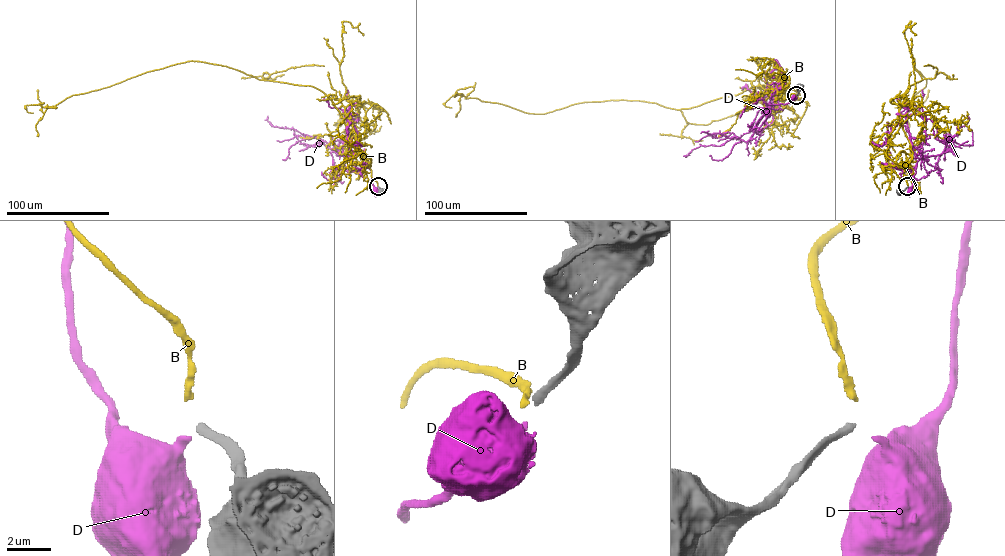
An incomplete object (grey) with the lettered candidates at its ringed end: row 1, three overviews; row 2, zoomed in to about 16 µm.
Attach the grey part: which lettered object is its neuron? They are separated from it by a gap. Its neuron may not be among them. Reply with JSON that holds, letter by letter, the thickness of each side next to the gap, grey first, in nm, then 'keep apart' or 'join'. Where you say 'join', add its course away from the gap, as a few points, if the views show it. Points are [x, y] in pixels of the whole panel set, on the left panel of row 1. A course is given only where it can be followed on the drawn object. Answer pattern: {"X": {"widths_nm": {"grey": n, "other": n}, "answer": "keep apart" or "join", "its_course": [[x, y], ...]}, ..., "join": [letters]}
{"B": {"widths_nm": {"grey": 400, "other": 320}, "answer": "join", "its_course": [[377, 185], [321, 91], [225, 66], [187, 61], [48, 107], [55, 107], [26, 105], [33, 112]]}, "D": {"widths_nm": {"grey": 400, "other": 360}, "answer": "keep apart"}, "join": ["B"]}

